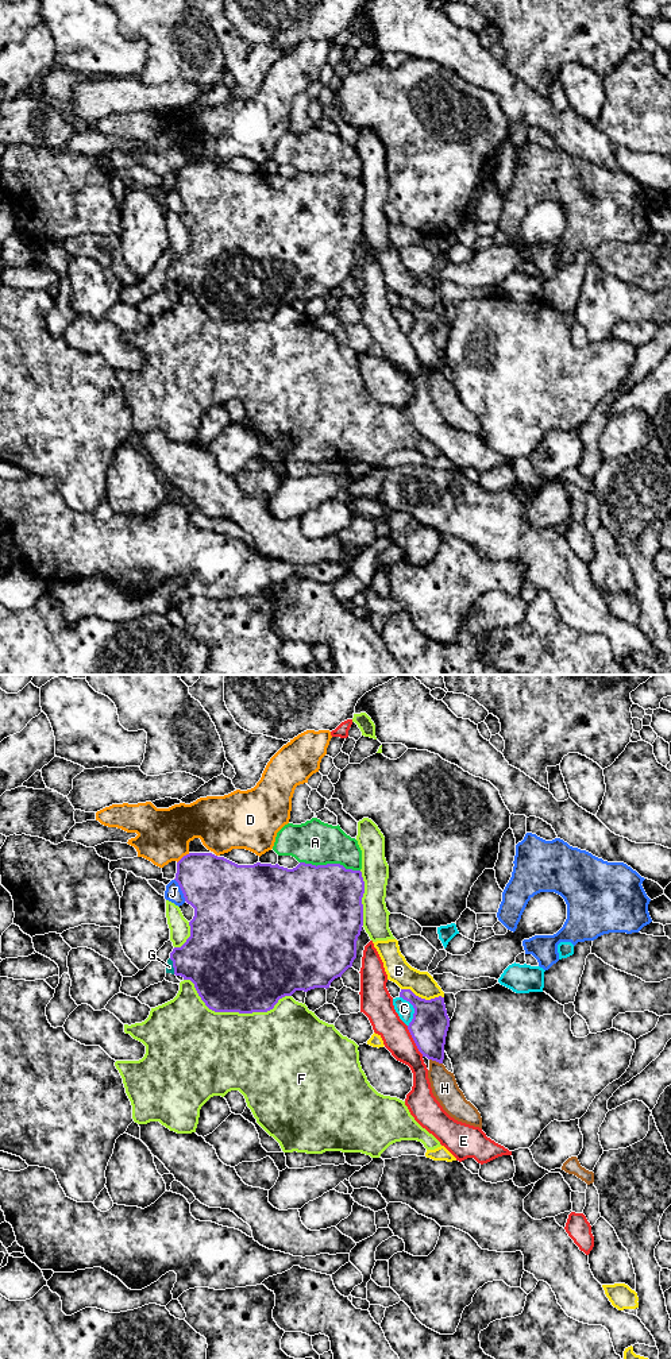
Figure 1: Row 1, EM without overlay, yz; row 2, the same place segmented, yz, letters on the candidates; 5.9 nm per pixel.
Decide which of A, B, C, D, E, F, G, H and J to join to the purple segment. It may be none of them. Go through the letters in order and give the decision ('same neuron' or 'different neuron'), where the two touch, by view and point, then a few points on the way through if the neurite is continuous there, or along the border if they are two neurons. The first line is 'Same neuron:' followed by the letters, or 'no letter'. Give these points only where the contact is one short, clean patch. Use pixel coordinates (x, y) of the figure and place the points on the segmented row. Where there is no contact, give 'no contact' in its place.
Same neuron: G
A: different neuron | yz (330, 864)
B: different neuron | yz (423, 999)
C: different neuron | yz (415, 1010) | along yz (400, 996), (413, 1008), (413, 1018), (408, 1026)
D: different neuron | yz (182, 857) | along yz (189, 853), (177, 863)
E: different neuron | yz (413, 1039)
F: different neuron | yz (234, 1011)
G: same neuron | yz (173, 966) | across yz (213, 957), (182, 961), (173, 966), (169, 966)
H: different neuron | yz (436, 1061)
J: different neuron | yz (181, 890)

